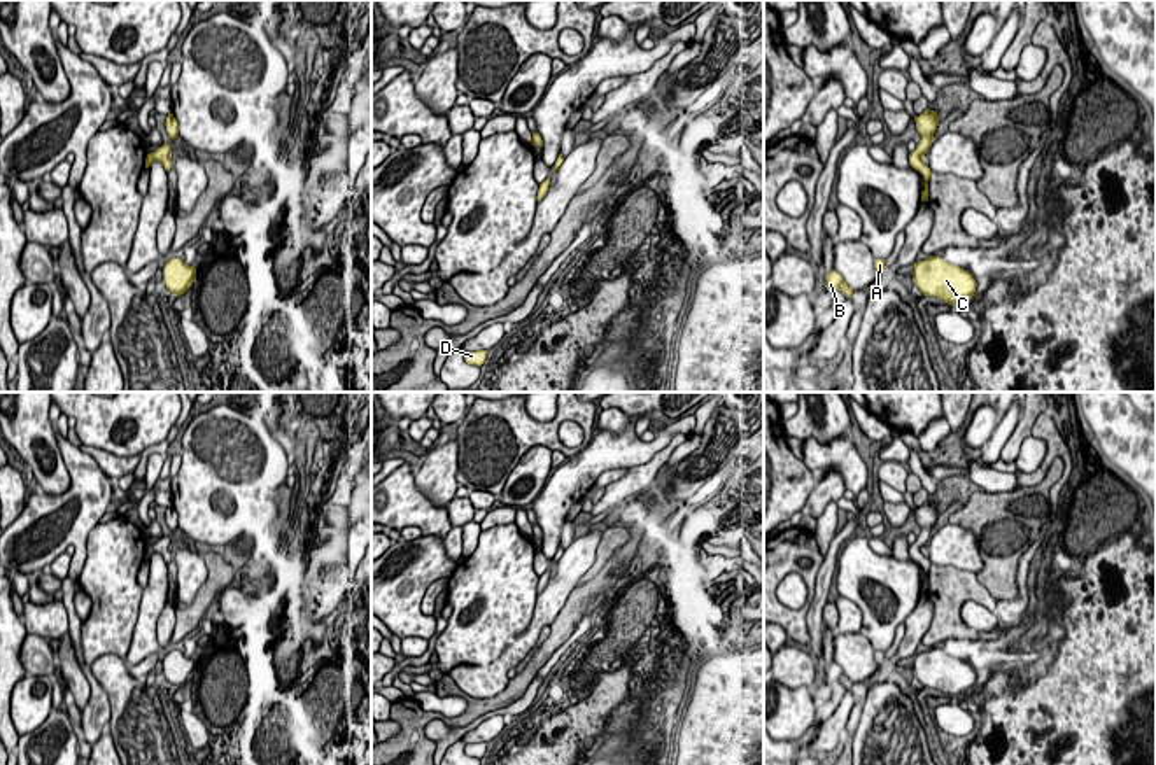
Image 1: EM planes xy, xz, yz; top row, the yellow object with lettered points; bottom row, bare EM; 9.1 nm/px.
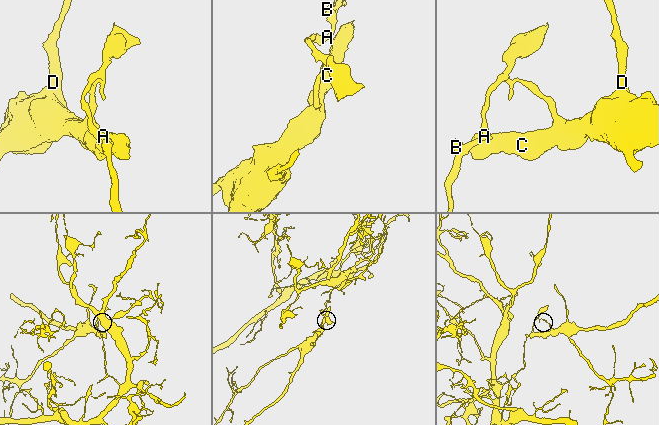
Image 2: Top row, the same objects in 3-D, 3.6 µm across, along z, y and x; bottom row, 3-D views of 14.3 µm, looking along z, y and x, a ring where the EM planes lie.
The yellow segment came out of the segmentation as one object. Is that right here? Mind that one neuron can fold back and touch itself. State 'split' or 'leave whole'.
split

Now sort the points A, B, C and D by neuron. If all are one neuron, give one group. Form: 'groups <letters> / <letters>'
groups A B / C D

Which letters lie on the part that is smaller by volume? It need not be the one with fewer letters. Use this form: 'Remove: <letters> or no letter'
Remove: C, D

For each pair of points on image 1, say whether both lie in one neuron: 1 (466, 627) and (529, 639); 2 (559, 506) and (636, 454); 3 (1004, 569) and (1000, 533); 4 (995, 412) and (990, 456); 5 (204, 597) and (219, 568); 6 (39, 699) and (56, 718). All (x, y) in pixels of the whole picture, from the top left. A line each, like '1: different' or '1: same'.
1: different
2: same
3: same
4: different
5: same
6: different

